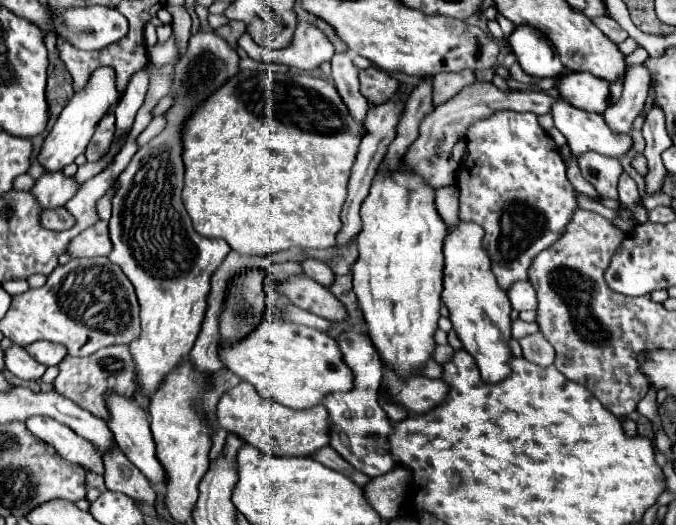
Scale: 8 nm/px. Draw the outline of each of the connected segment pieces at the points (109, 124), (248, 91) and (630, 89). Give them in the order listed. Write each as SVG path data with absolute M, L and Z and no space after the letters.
M106 114L100 120L96 132L92 134L88 150L84 152L84 156L86 156L88 162L96 162L96 160L100 160L102 156L106 156L110 152L114 130L116 130L116 126L114 126L114 114Z
M240 70L228 84L222 84L196 112L192 112L190 120L184 122L184 132L180 136L184 144L184 190L182 190L182 202L192 218L194 230L206 238L222 238L228 242L228 246L240 254L246 256L268 256L270 252L286 250L292 246L300 248L330 248L336 242L336 232L340 230L340 210L346 200L346 184L350 168L356 160L360 136L364 136L364 128L360 128L348 108L344 106L340 94L336 92L334 84L324 78L316 78L310 74L278 74L268 70Z
M644 64L640 66L632 66L626 72L626 80L624 80L624 92L620 96L620 100L616 104L612 104L606 112L604 112L604 120L608 120L608 126L614 132L624 132L630 134L632 130L632 122L634 118L642 112L644 102L648 98L648 84L650 84L650 74L644 68Z

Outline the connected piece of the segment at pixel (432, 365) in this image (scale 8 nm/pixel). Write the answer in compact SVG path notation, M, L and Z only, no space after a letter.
M430 359L424 365L422 375L428 378L437 379L441 378L443 372L442 365L438 364L434 359Z

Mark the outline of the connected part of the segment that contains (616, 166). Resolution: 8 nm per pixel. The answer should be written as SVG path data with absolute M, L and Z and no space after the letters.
M586 152L578 158L582 176L596 188L596 192L602 198L618 200L616 184L622 174L622 166L618 160L612 160L608 156L600 156L596 152Z

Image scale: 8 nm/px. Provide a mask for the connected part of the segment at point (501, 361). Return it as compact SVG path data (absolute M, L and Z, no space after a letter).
M458 220L458 224L446 236L446 240L444 240L444 290L442 290L442 302L450 310L450 322L454 324L454 330L458 332L464 348L474 356L474 360L476 360L476 364L480 368L482 380L494 384L494 382L502 382L510 374L508 360L510 360L512 352L510 352L508 340L510 340L510 326L512 326L512 322L510 322L510 310L512 308L510 308L510 300L508 300L506 292L496 282L490 258L488 258L486 250L482 248L482 236L484 236L484 230L478 224L464 222L464 220Z

